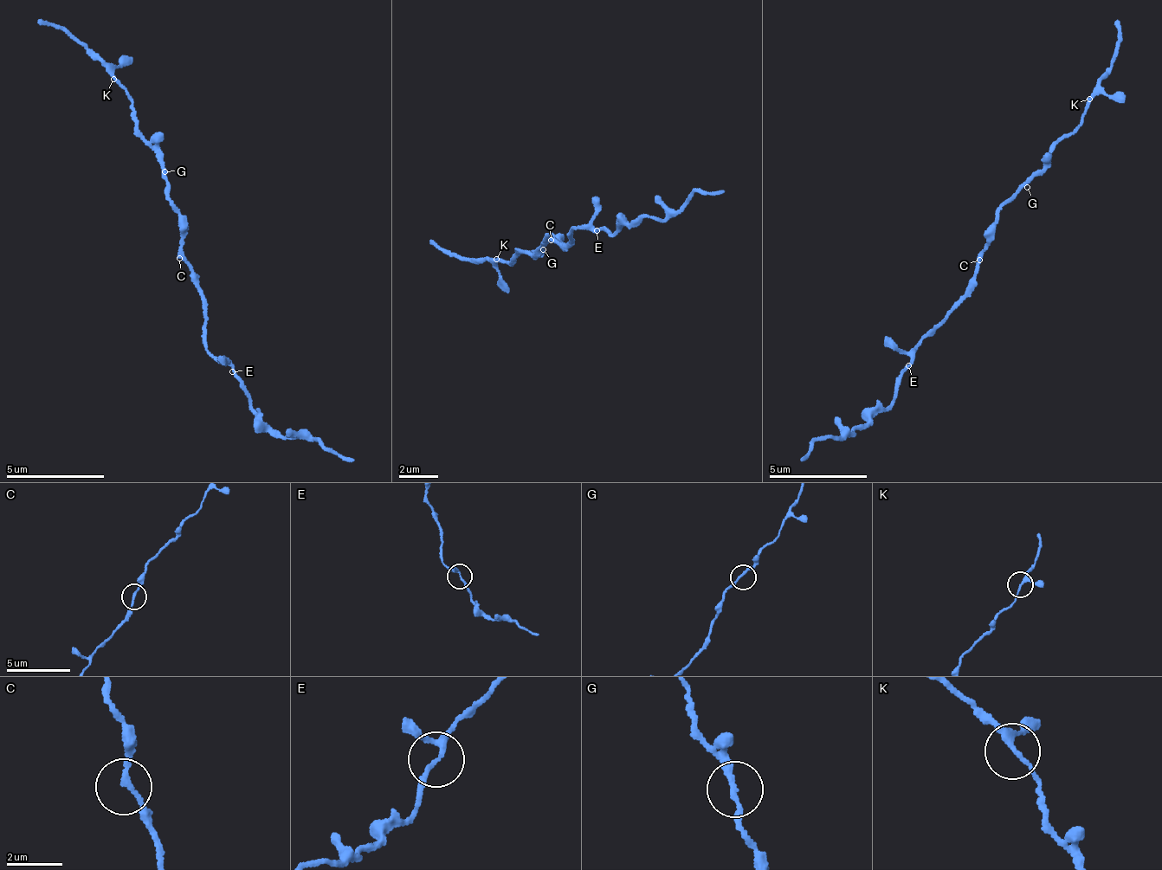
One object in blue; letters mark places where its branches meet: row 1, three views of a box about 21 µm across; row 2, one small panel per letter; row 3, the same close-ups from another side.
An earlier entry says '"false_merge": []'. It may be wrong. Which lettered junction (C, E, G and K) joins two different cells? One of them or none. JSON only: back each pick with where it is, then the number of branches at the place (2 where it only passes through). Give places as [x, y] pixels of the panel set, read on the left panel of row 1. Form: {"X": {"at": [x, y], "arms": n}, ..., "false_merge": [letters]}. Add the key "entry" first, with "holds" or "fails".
{"entry": "holds", "false_merge": []}

